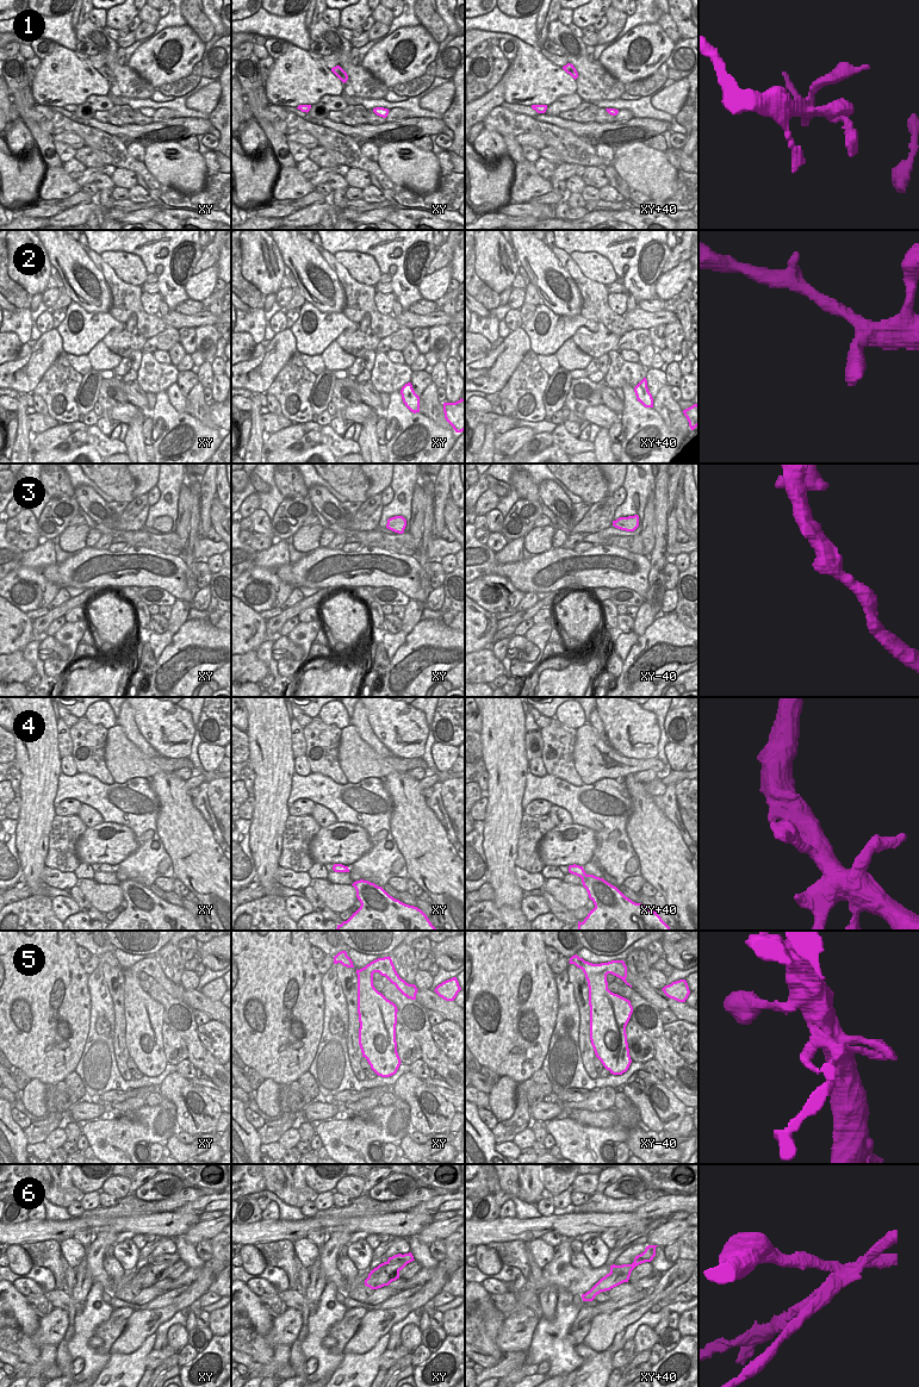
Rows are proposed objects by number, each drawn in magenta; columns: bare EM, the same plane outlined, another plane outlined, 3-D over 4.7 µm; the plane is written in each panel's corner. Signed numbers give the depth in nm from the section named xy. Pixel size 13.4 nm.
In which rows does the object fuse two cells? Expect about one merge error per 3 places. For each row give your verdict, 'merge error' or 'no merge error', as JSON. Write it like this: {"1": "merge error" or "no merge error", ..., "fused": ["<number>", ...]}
{"1": "no merge error", "2": "no merge error", "3": "no merge error", "4": "no merge error", "5": "no merge error", "6": "merge error", "fused": ["6"]}

